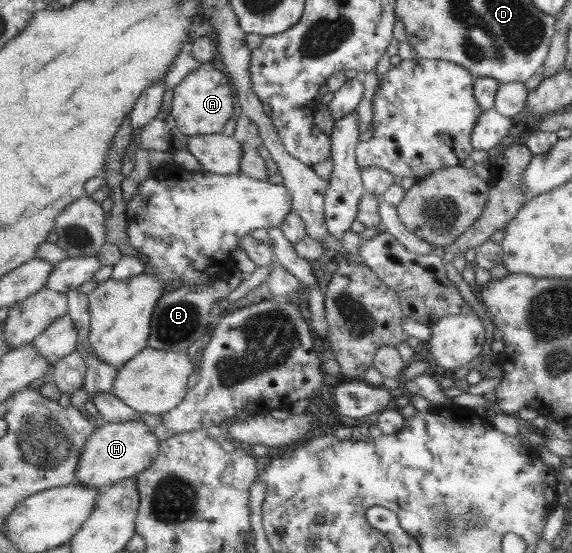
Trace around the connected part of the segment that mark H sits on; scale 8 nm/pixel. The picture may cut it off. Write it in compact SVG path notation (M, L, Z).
M139 416L135 422L107 423L99 426L91 439L87 441L87 447L83 451L81 463L79 463L79 482L85 488L99 488L108 485L119 484L122 480L136 477L143 471L151 468L155 459L161 453L162 441L151 432L149 427Z

